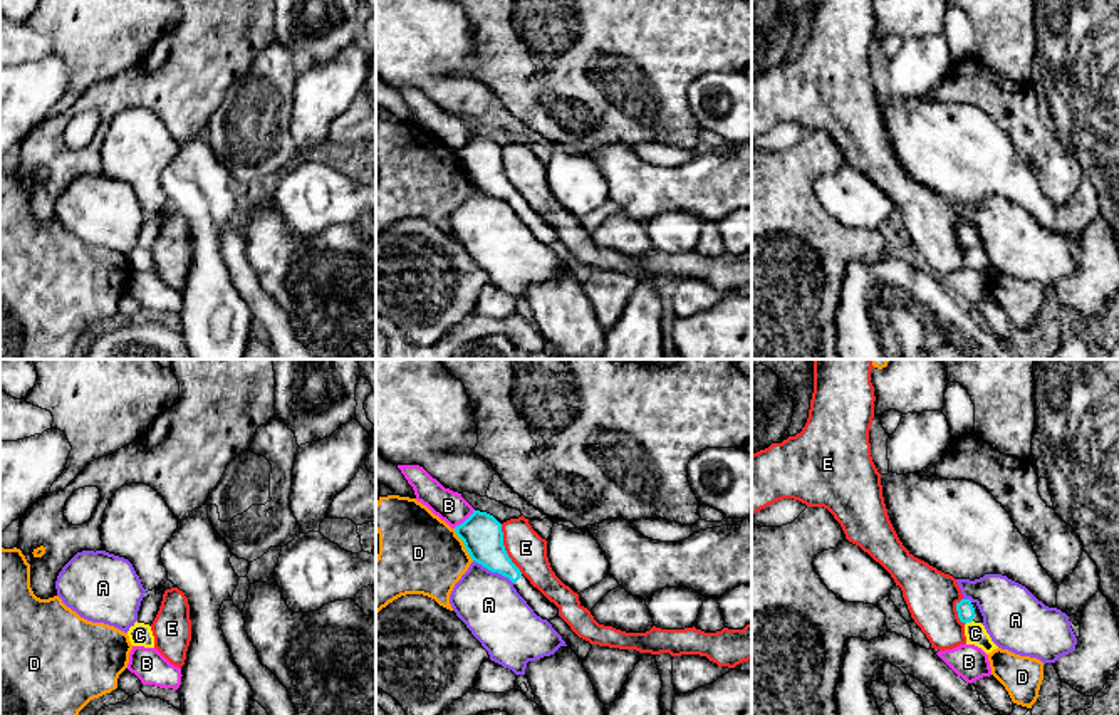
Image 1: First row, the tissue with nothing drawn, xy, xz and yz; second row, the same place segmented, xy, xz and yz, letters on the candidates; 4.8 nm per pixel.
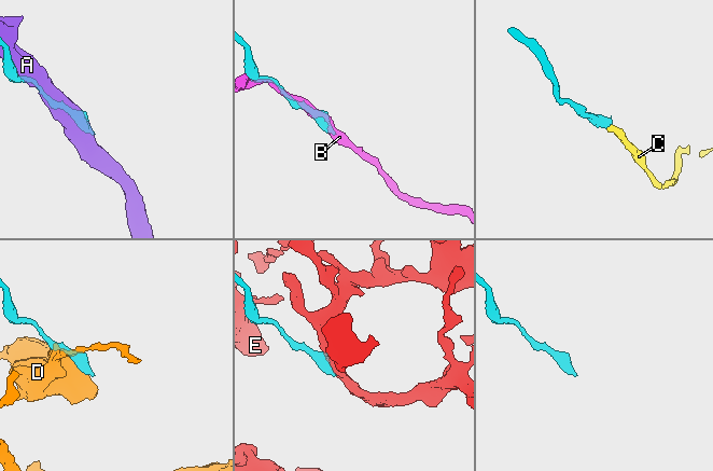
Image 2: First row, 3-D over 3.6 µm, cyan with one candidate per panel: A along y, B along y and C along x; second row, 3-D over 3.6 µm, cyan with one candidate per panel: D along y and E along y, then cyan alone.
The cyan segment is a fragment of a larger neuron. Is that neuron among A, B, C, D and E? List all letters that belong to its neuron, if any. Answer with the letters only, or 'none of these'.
none of these

